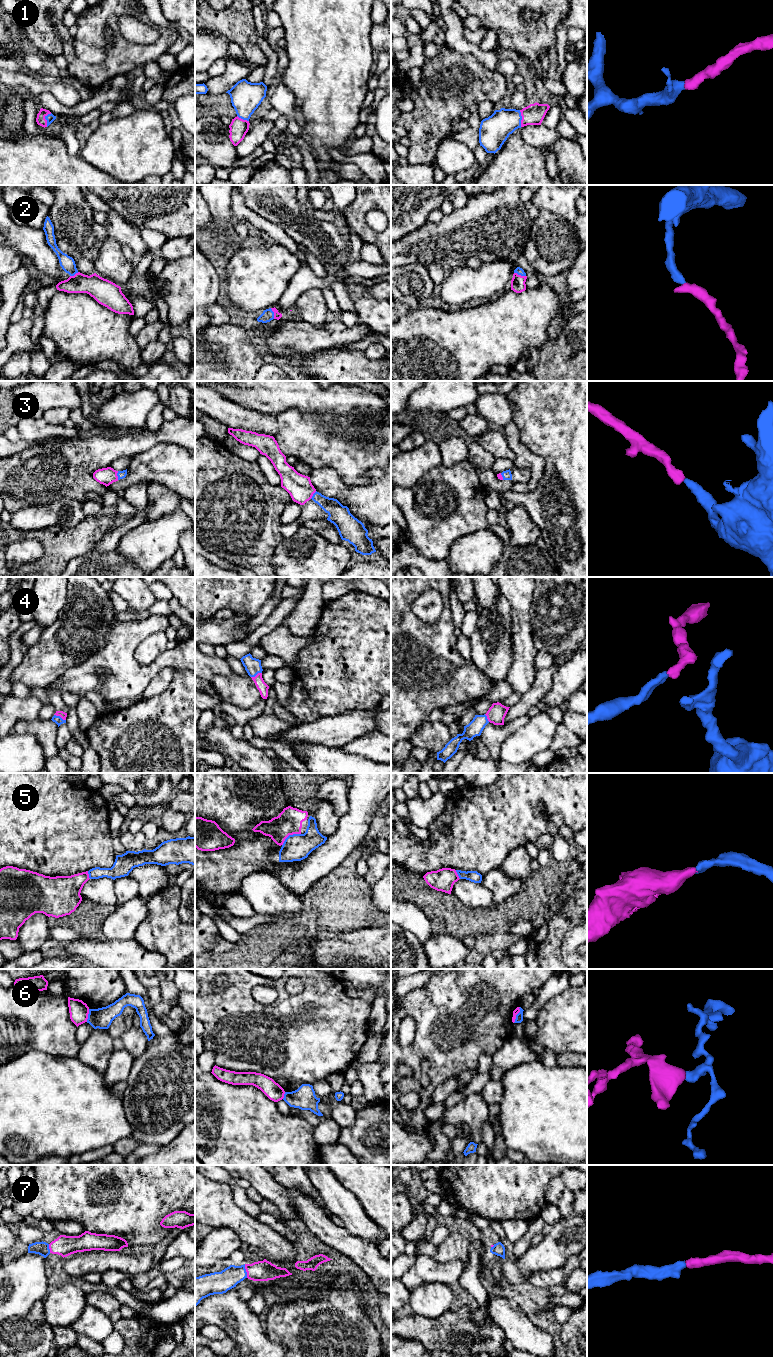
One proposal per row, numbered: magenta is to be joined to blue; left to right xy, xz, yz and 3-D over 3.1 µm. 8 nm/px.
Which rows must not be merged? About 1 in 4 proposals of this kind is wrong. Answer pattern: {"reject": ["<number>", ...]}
{"reject": ["6"]}

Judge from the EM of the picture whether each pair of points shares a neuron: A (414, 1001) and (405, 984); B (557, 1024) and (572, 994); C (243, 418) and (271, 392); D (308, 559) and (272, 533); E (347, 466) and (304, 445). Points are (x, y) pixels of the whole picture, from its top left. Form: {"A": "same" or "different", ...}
{"A": "different", "B": "same", "C": "different", "D": "different", "E": "same"}

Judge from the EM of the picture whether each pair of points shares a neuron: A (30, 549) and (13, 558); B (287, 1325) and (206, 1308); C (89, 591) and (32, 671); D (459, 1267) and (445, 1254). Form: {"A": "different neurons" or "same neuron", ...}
{"A": "same neuron", "B": "different neurons", "C": "same neuron", "D": "different neurons"}

